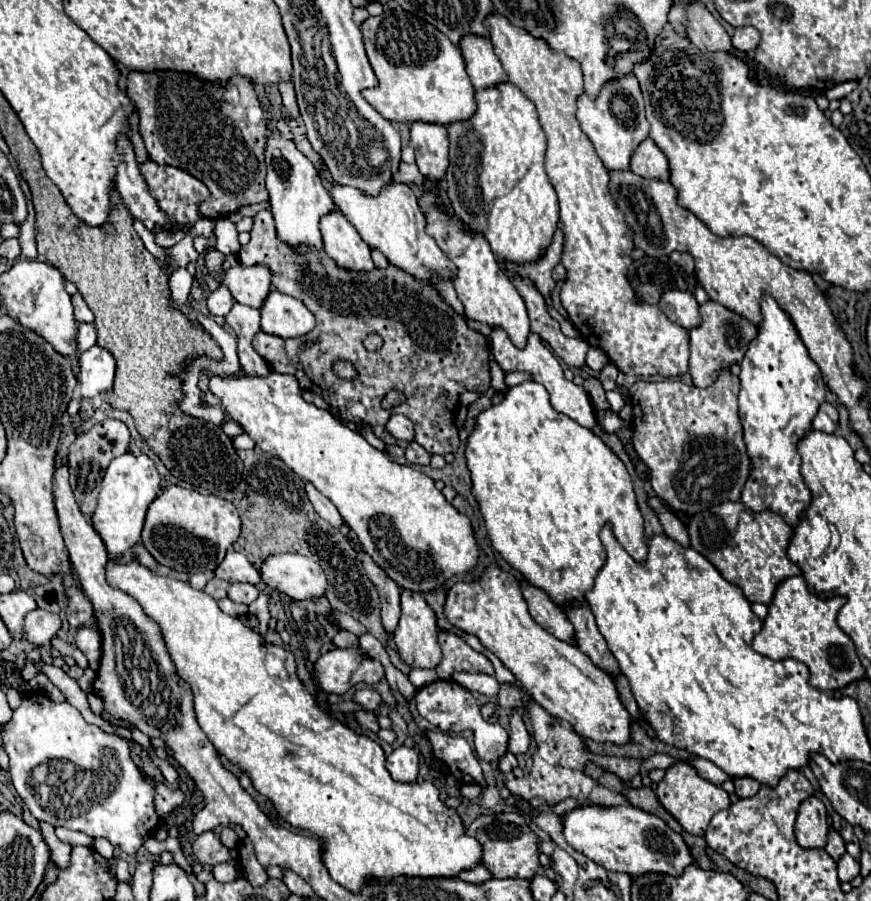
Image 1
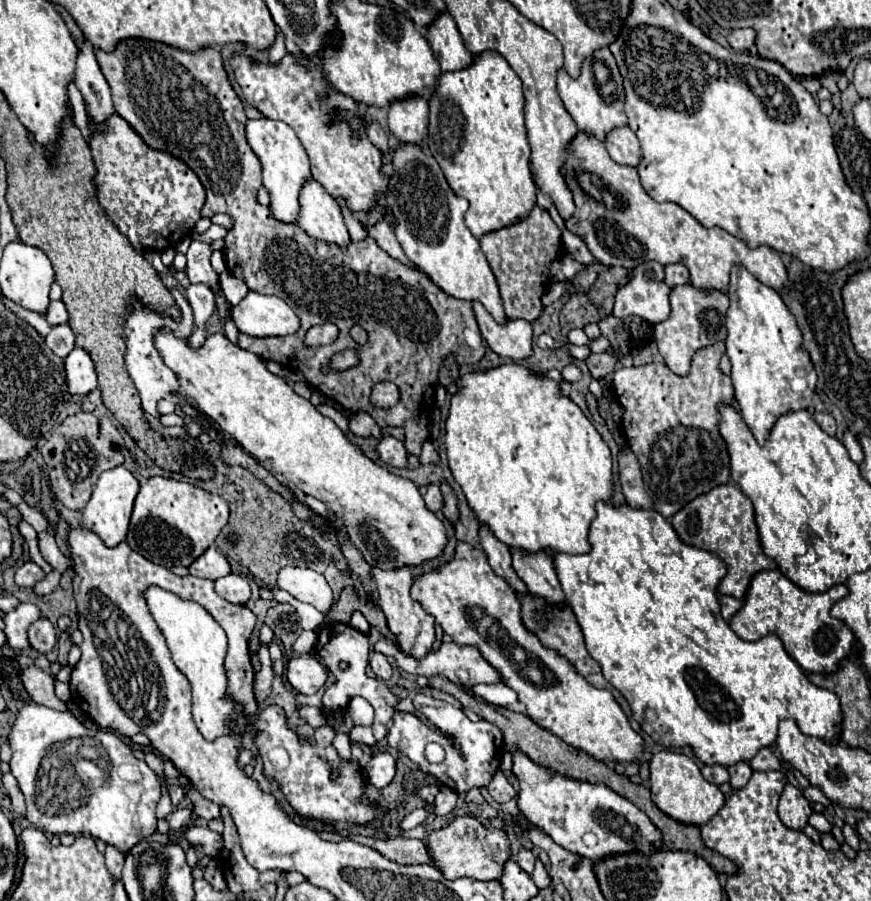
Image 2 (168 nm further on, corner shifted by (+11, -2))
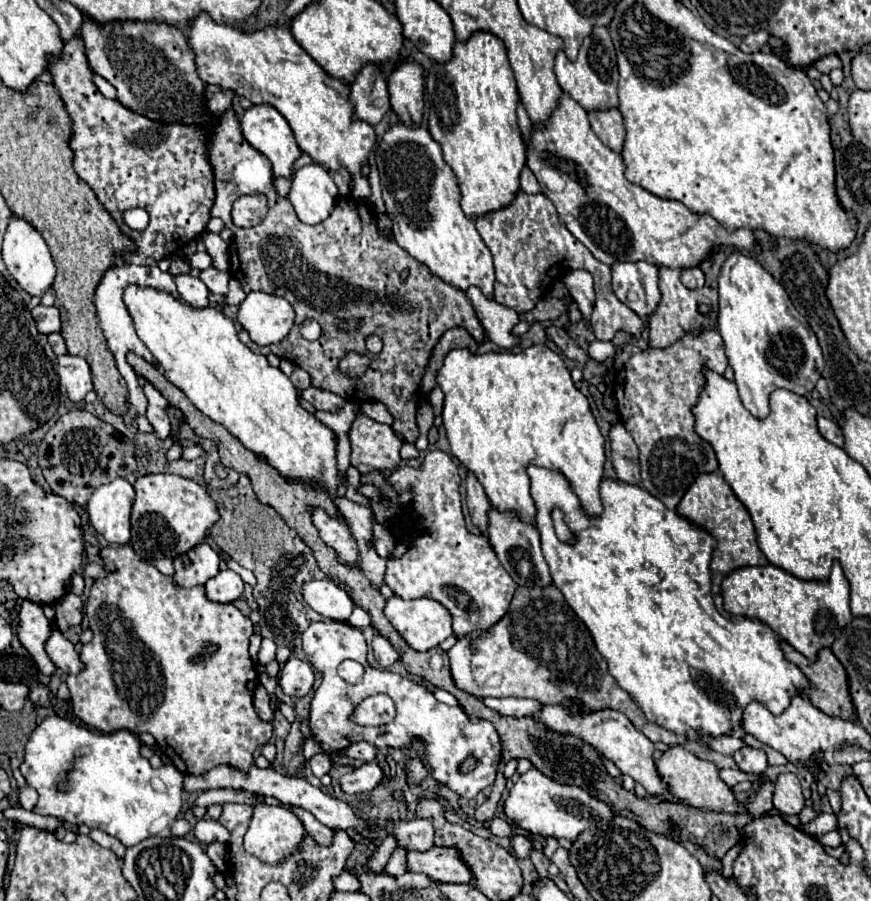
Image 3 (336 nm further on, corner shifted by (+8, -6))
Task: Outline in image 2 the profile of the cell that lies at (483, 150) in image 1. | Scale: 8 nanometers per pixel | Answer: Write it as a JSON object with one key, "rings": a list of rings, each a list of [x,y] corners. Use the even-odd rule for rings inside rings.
{"rings":[[[499,53],[475,55],[471,67],[441,73],[437,93],[429,99],[429,135],[425,139],[431,155],[437,159],[445,179],[455,195],[469,201],[465,225],[475,239],[489,231],[509,227],[529,215],[537,203],[537,187],[529,171],[529,141],[525,131],[525,95],[523,83]]]}

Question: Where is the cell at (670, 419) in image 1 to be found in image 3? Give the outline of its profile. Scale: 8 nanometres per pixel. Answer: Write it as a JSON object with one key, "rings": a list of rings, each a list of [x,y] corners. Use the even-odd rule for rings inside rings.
{"rings":[[[716,329],[688,333],[666,349],[636,353],[616,375],[618,415],[640,449],[642,487],[658,497],[668,509],[676,509],[696,475],[718,469],[710,443],[700,439],[694,431],[694,415],[690,411],[704,385],[704,365],[720,375],[724,375],[724,369],[728,367],[724,341]]]}

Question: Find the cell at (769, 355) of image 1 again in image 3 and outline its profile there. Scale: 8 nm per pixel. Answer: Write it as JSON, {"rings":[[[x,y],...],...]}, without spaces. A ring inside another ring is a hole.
{"rings":[[[732,251],[720,267],[718,295],[720,299],[718,299],[718,327],[716,329],[724,339],[726,357],[730,361],[730,367],[734,369],[734,381],[738,385],[738,395],[744,407],[754,417],[762,419],[770,413],[768,397],[774,389],[788,389],[804,397],[810,395],[810,391],[816,387],[818,377],[822,375],[824,357],[822,357],[822,349],[818,345],[816,335],[812,335],[808,321],[796,311],[784,287],[776,279],[772,279],[772,275],[768,275],[768,271],[756,259],[740,251]]]}

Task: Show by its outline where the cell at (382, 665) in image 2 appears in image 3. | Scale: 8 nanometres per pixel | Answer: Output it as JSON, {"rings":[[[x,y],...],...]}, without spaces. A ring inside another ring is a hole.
{"rings":[[[374,635],[374,639],[372,639],[372,651],[374,651],[374,657],[376,657],[376,661],[384,667],[384,669],[390,669],[390,665],[398,659],[398,653],[396,653],[396,649],[388,643],[388,639],[384,639],[382,635]]]}

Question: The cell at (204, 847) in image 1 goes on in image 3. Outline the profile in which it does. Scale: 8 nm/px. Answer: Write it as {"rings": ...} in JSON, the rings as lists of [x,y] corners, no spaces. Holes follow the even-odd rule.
{"rings":[[[200,819],[194,827],[194,835],[198,841],[206,845],[214,841],[222,841],[222,843],[228,841],[228,829],[220,821],[214,821],[214,819]]]}

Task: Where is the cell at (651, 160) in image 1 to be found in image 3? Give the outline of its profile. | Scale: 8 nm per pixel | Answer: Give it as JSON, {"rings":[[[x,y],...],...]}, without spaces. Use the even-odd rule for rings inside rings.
{"rings":[[[604,109],[604,111],[588,111],[588,121],[592,131],[598,139],[608,145],[612,151],[620,153],[624,143],[624,119],[618,109]]]}

